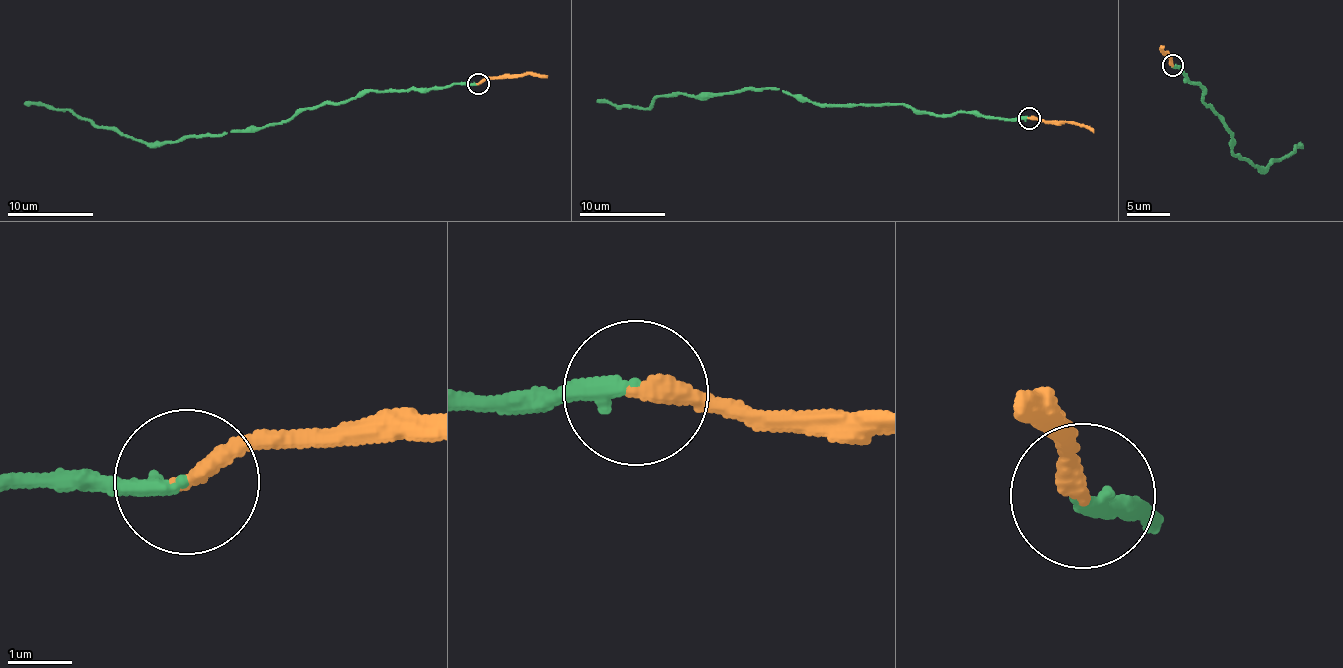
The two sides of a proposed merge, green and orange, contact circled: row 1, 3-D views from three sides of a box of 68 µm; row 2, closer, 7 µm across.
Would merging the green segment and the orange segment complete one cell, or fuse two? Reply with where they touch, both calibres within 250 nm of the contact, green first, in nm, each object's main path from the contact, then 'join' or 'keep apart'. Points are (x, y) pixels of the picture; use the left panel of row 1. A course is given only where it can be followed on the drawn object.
place (478, 83); calibres 260 and 280 nm; course green (477, 83), (363, 91), (297, 109), (262, 128), (146, 143), (97, 128), (68, 110), (24, 103); course orange (478, 83), (528, 74), (546, 77); join

